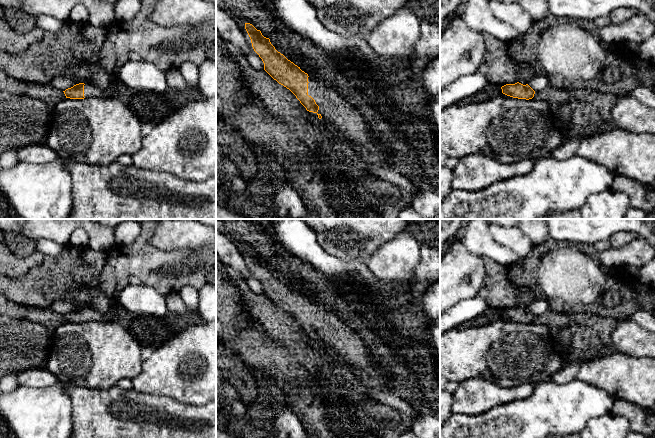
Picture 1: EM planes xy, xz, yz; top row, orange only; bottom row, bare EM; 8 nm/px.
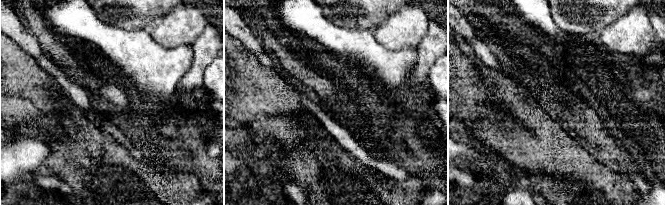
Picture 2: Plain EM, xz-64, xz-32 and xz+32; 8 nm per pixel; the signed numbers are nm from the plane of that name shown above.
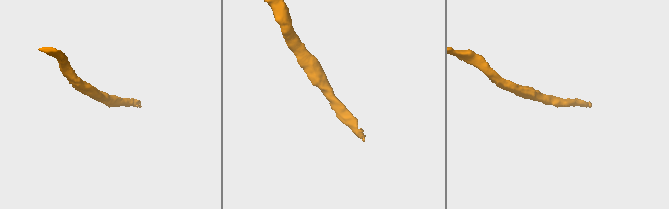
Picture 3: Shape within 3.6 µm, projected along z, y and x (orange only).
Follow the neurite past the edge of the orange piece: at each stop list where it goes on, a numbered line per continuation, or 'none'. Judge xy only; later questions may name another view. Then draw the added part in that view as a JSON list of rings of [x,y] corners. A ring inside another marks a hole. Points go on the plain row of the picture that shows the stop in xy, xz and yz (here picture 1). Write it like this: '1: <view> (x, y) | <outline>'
1: xy (90, 315) | [[[86,307],[84,309],[84,321],[85,322],[103,322],[105,320],[102,313],[90,307]]]

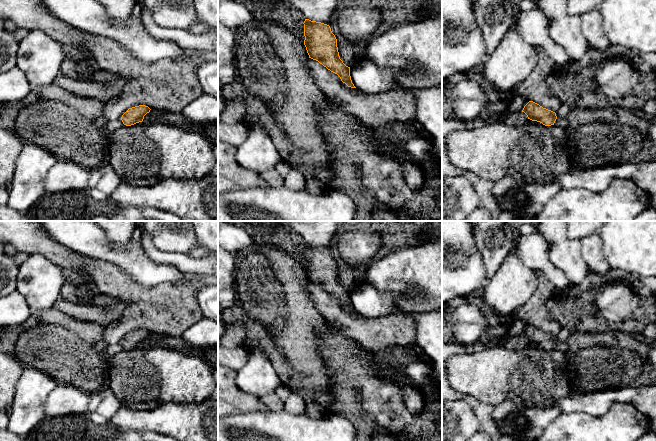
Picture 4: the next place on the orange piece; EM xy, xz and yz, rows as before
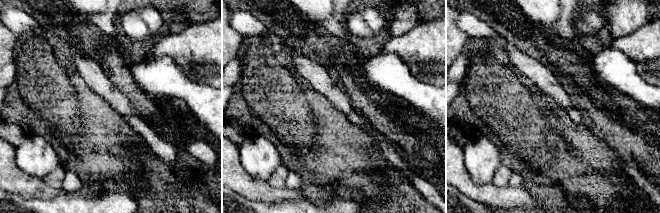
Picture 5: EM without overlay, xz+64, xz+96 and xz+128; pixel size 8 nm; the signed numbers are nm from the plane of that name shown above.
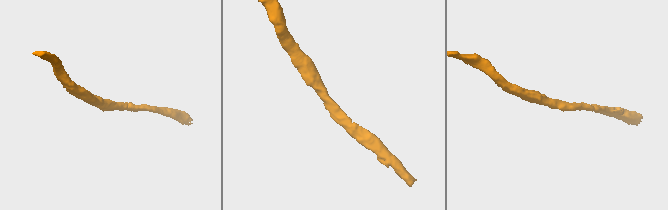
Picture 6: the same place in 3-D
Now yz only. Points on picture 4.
none

